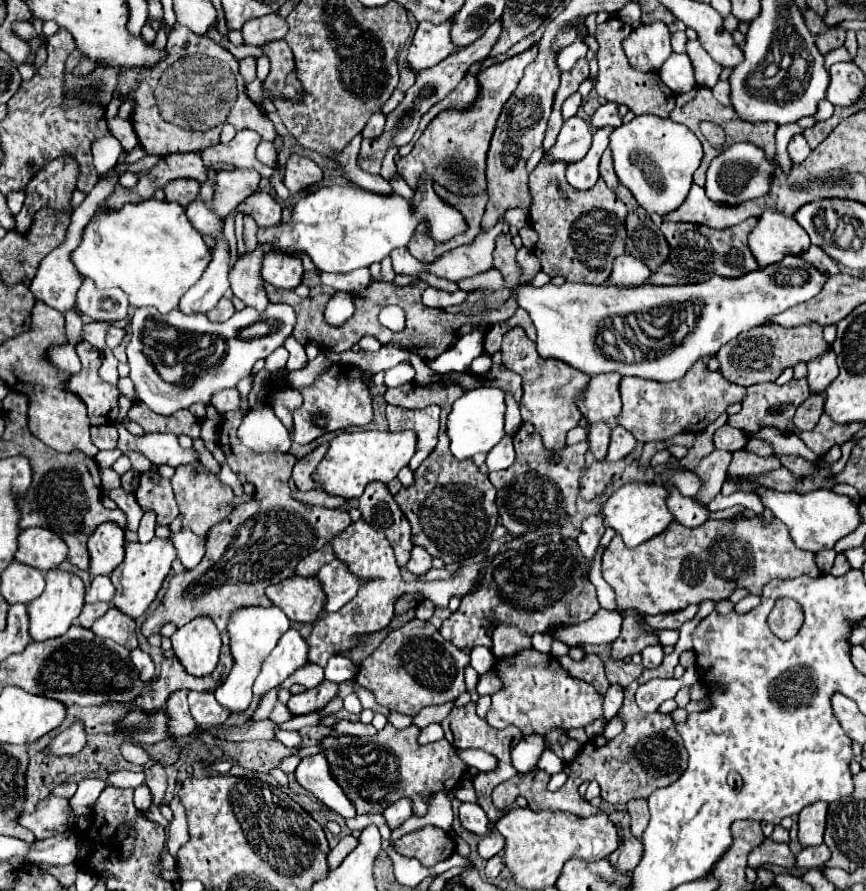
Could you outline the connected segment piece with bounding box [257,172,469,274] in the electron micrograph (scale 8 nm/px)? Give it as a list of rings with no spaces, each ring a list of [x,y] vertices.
[[[423,172],[419,178],[419,184],[413,192],[413,200],[405,200],[399,194],[375,194],[369,190],[363,190],[359,186],[325,186],[319,188],[317,192],[301,198],[295,208],[293,208],[293,218],[289,224],[281,222],[277,228],[259,228],[257,232],[257,240],[259,244],[273,244],[273,248],[281,250],[281,252],[289,252],[289,254],[297,254],[297,252],[307,252],[313,260],[313,264],[317,266],[317,270],[323,272],[335,272],[335,274],[347,274],[353,272],[357,268],[365,268],[371,266],[373,262],[381,262],[385,256],[389,256],[393,250],[397,248],[407,248],[409,242],[413,240],[417,226],[425,222],[429,236],[435,242],[449,242],[451,238],[465,234],[469,224],[465,220],[465,216],[447,200],[443,200],[437,192],[435,192],[435,180],[429,172]]]

